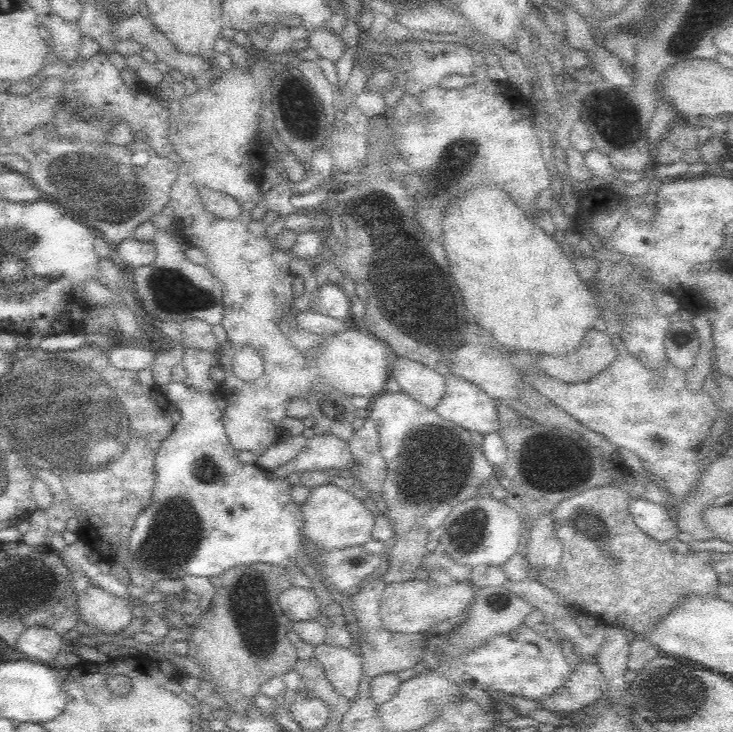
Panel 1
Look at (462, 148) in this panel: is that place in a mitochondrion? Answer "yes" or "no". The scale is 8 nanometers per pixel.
yes

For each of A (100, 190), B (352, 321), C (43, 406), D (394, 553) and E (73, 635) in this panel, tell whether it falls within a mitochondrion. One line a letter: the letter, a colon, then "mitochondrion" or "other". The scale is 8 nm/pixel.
A: mitochondrion
B: other
C: mitochondrion
D: other
E: other

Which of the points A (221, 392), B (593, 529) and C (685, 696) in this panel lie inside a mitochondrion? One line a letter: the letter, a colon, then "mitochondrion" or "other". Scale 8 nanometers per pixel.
A: other
B: mitochondrion
C: mitochondrion

